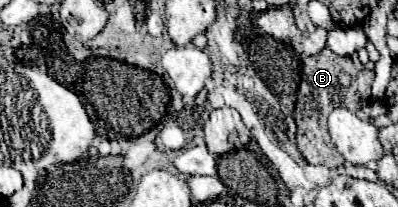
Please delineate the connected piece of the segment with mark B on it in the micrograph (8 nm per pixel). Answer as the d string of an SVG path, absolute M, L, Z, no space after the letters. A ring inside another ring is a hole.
M324 49L318 55L310 55L302 61L302 83L298 87L298 99L296 99L296 109L294 109L294 121L296 121L296 127L298 127L296 147L308 163L326 165L326 170L321 172L324 175L316 177L314 180L320 189L330 185L338 175L347 175L345 171L336 169L342 163L345 164L345 169L348 167L358 168L358 165L346 163L342 159L342 155L338 155L334 143L330 141L330 133L328 133L330 111L336 109L336 107L348 107L352 113L357 113L360 119L373 123L373 119L364 114L362 109L370 99L368 97L370 89L366 89L366 97L362 97L362 91L360 91L356 79L358 79L358 71L352 63L352 59L334 55L330 49ZM344 77L350 77L350 81L346 81L346 85L344 85Z

